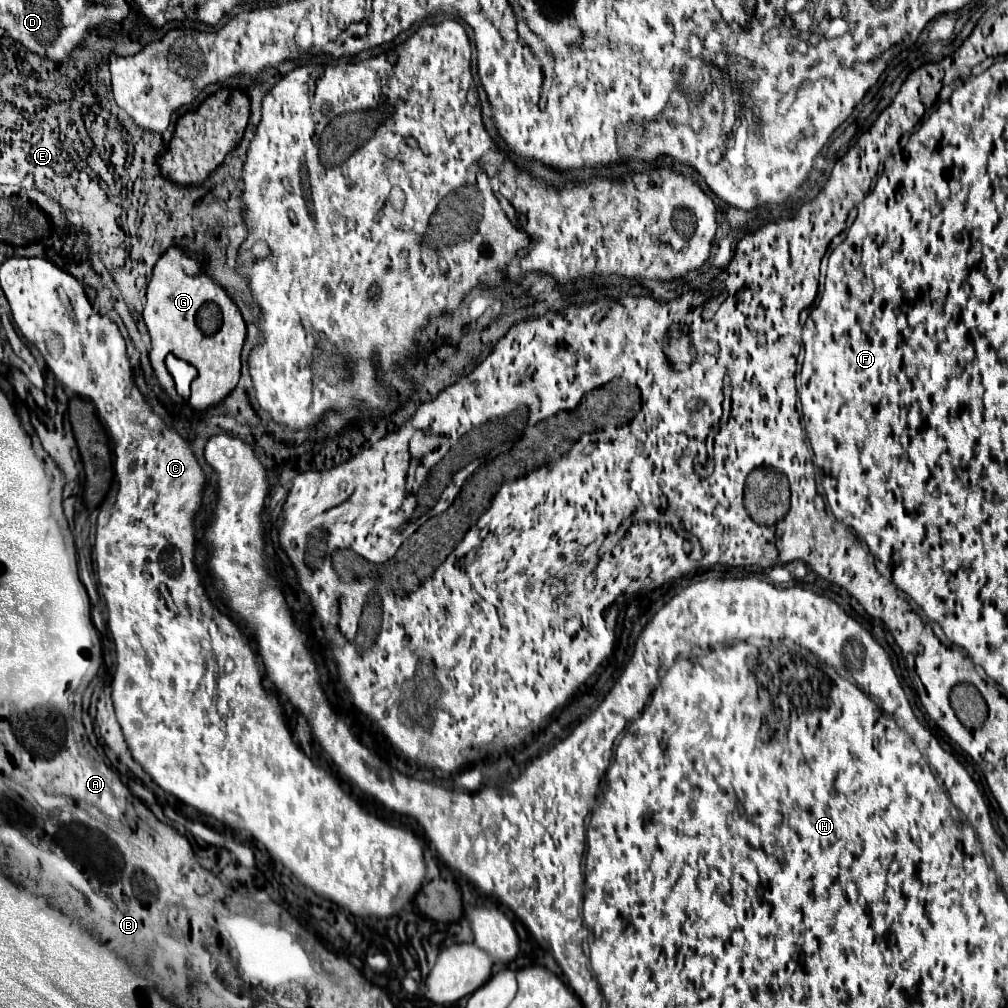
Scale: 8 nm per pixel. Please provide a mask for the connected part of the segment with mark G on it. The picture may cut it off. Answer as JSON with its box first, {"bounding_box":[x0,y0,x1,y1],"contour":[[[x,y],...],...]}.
{"bounding_box":[144,245,246,409],"contour":[[[180,245],[168,247],[154,265],[146,299],[144,321],[152,339],[150,361],[160,385],[172,385],[166,357],[174,353],[198,369],[198,379],[190,385],[190,405],[196,409],[218,405],[240,379],[240,353],[246,339],[246,325],[236,303],[224,287],[206,275],[202,261],[188,255]]]}

